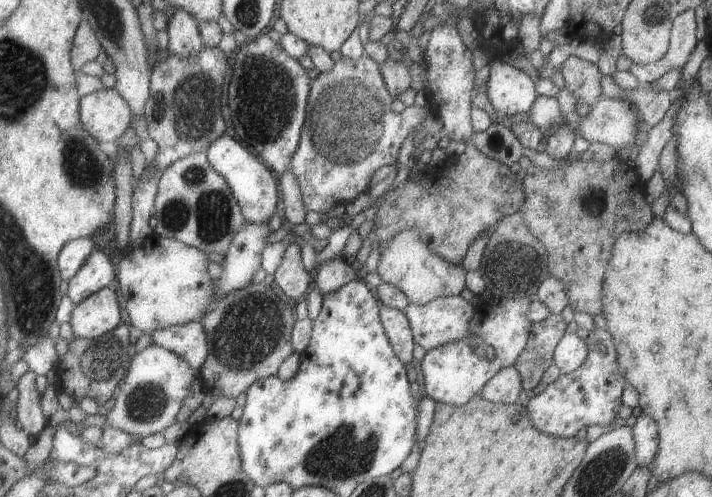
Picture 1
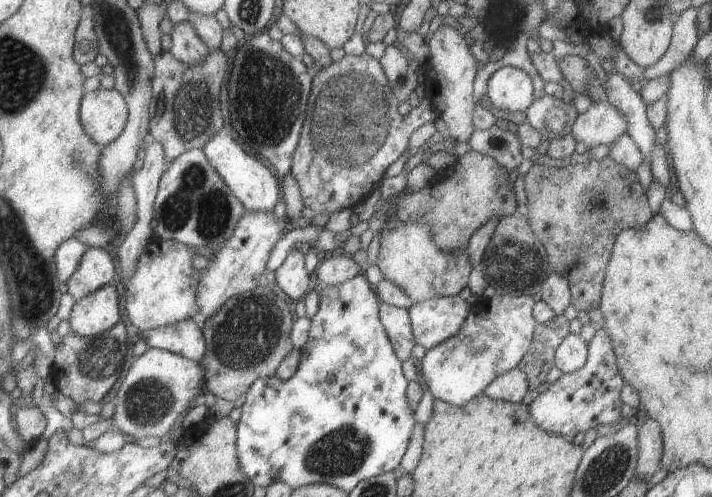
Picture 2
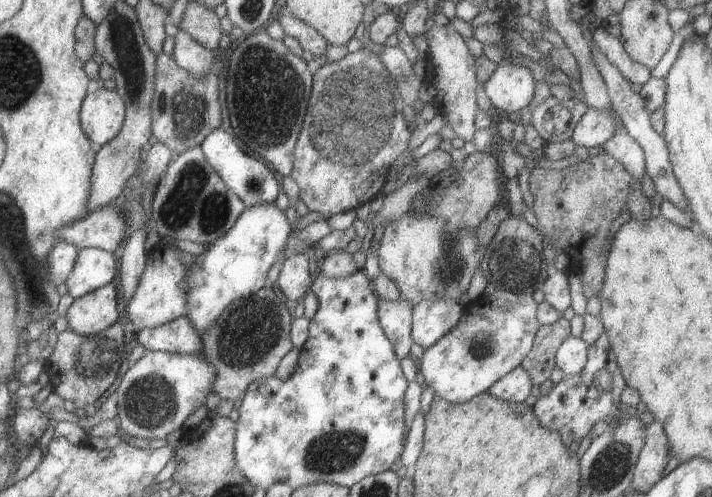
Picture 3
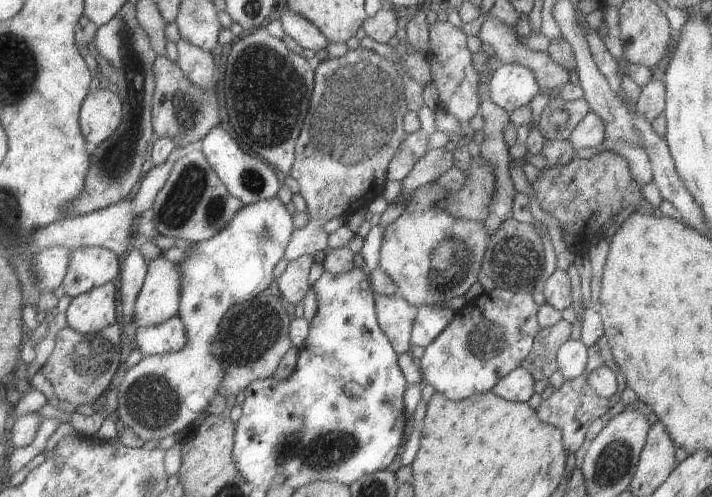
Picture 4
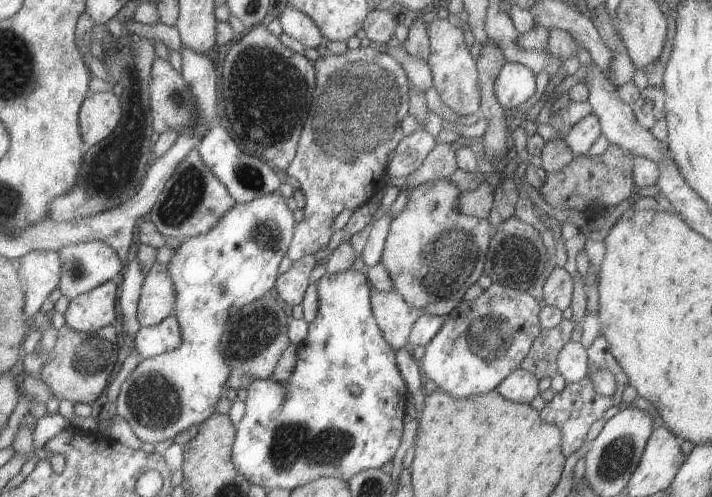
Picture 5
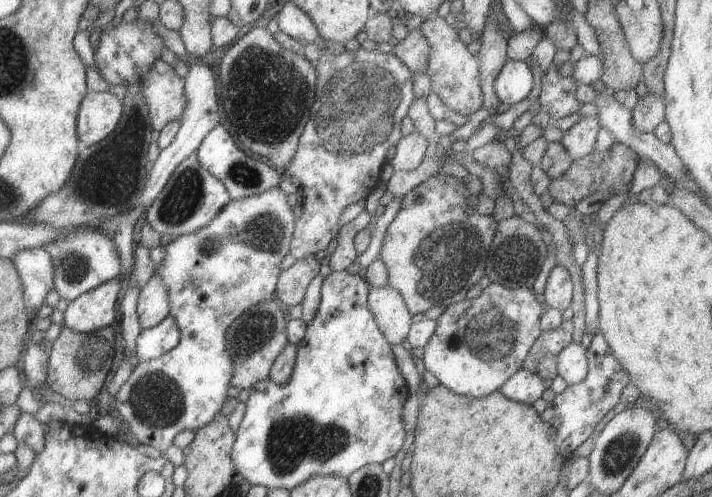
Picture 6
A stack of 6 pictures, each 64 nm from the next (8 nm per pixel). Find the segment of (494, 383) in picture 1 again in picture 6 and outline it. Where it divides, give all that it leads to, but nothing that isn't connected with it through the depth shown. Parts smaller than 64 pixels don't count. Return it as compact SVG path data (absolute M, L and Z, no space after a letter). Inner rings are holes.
M517 370L500 386L499 391L508 399L531 405L545 390L543 381L540 376L531 374L528 370Z

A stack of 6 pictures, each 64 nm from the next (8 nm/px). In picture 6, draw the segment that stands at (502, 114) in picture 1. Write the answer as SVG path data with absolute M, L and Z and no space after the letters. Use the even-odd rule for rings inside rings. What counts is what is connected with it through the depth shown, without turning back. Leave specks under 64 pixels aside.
M507 59L495 75L493 88L500 102L512 106L519 102L531 90L533 78L525 61Z

